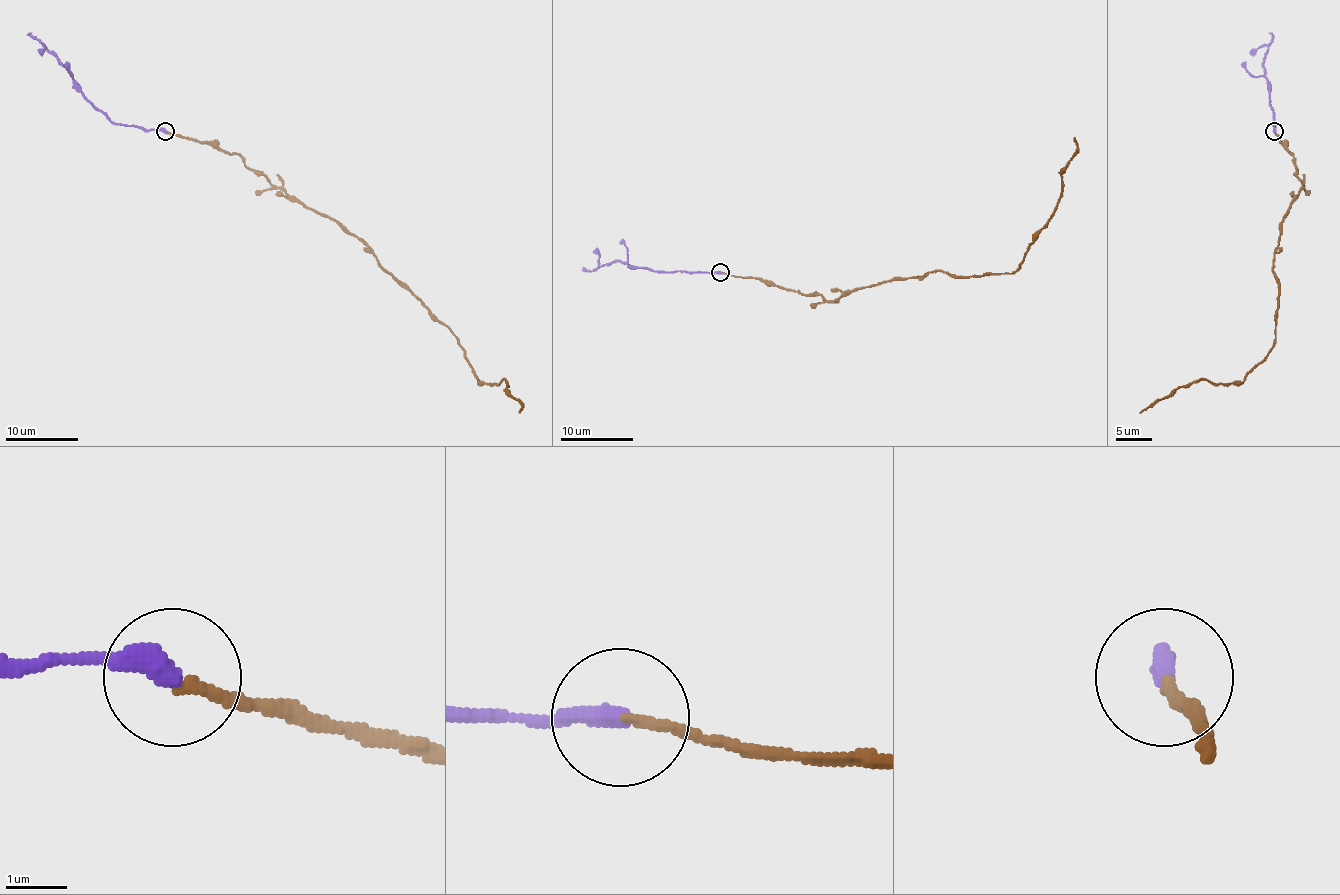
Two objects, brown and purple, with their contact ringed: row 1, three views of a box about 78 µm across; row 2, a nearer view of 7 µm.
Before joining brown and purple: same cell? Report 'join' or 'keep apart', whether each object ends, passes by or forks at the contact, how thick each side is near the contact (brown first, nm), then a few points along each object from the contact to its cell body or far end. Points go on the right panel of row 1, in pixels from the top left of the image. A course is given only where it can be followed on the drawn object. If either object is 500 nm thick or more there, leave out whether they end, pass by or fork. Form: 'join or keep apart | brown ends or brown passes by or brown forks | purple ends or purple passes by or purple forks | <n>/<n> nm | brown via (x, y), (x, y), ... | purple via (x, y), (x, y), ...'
join | brown ends | purple ends | 170/400 nm | brown via (1274, 132), (1303, 186), (1281, 221), (1268, 353), (1241, 382), (1189, 382), (1140, 413) | purple via (1274, 132), (1270, 85), (1263, 65), (1272, 39), (1270, 34)

